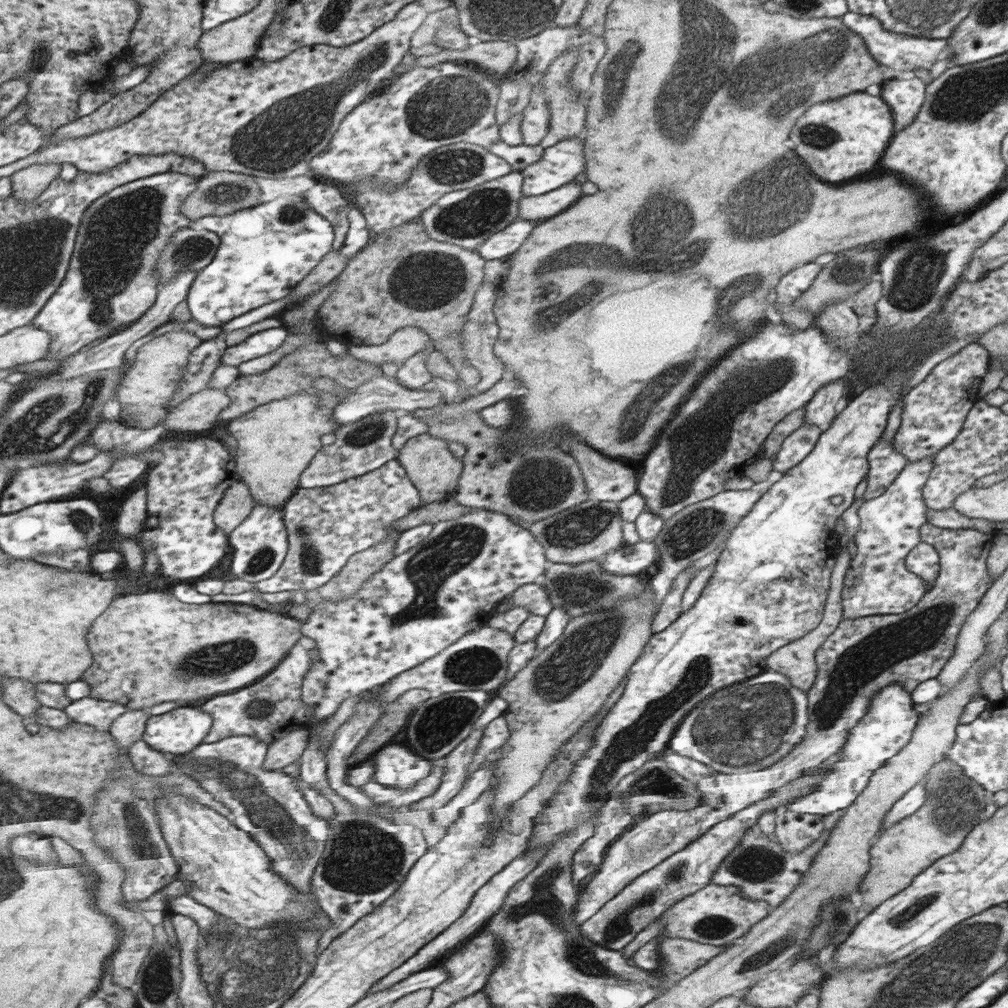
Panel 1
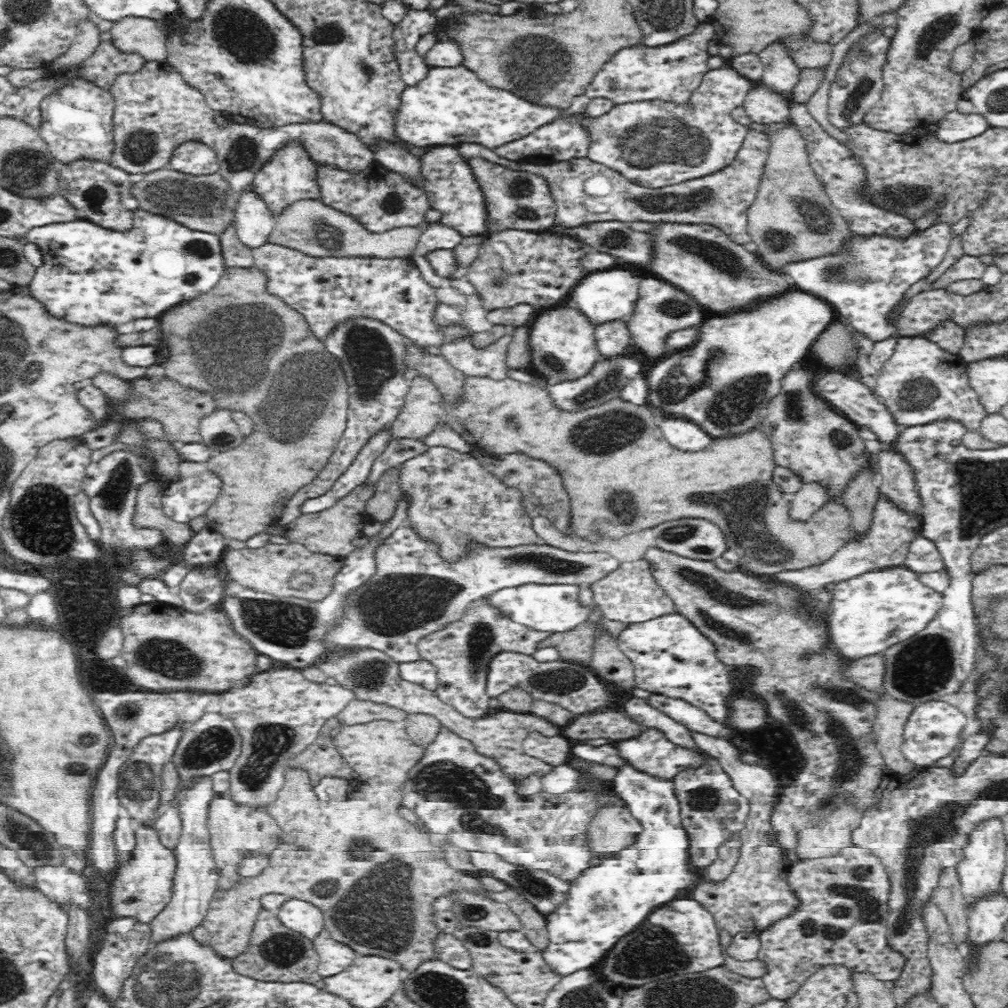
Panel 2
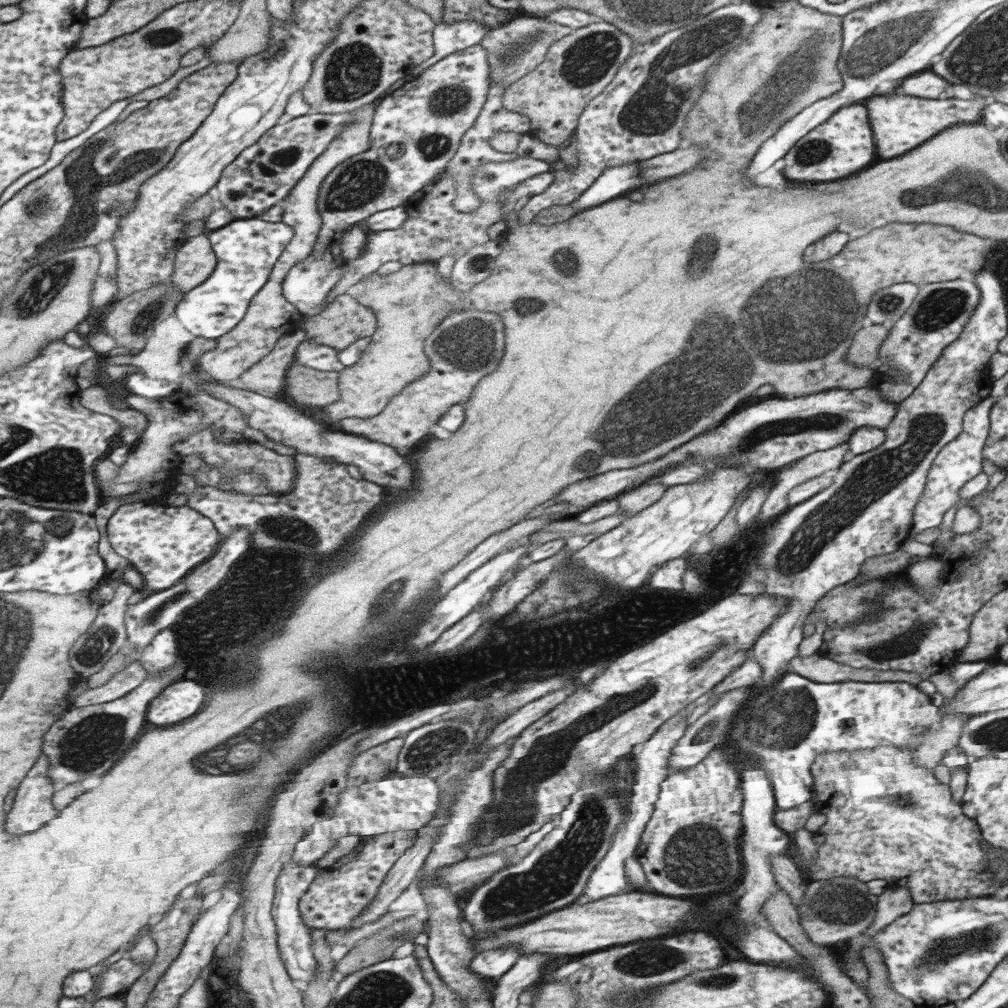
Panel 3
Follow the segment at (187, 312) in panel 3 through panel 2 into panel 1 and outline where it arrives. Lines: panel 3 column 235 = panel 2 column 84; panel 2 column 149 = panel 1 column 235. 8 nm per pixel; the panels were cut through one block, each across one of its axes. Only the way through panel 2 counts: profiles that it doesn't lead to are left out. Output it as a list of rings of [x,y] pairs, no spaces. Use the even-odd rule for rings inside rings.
[[[301,196],[279,198],[269,204],[261,204],[255,208],[245,208],[229,216],[207,216],[197,220],[203,232],[217,232],[223,236],[223,244],[215,256],[215,260],[199,272],[199,278],[193,282],[187,304],[193,314],[193,322],[199,326],[217,326],[223,328],[231,324],[231,320],[239,316],[247,316],[247,312],[255,312],[255,308],[263,308],[275,300],[283,300],[293,294],[293,290],[331,254],[335,242],[335,226],[311,206],[307,206]]]

